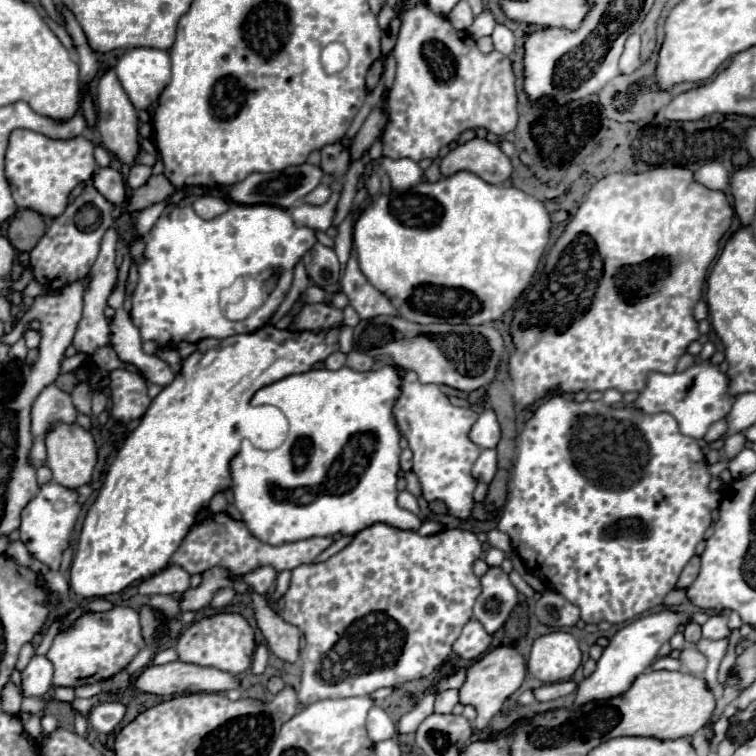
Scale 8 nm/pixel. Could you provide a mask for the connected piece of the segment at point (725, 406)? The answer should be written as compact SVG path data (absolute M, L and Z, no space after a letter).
M705 343L693 367L671 375L651 373L645 391L641 391L635 401L635 407L645 413L661 413L661 411L671 413L679 423L683 435L689 435L693 439L703 439L709 425L725 419L725 415L733 405L733 399L727 395L727 377L719 371L717 365L709 363L709 357L713 353L715 353L713 343Z

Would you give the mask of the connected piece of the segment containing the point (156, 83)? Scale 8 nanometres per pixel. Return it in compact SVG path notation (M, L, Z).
M129 49L115 67L117 79L137 111L149 109L171 81L169 53L161 49Z

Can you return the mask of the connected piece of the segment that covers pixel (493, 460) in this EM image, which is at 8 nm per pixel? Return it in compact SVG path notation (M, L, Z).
M483 449L479 459L473 465L473 477L477 481L489 483L497 471L497 451L495 449Z

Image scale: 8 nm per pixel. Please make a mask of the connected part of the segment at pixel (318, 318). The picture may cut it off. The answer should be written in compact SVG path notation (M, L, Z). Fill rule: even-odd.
M315 303L315 305L305 305L297 319L293 321L291 329L311 329L311 331L321 331L321 329L331 329L343 323L343 313L335 307Z

